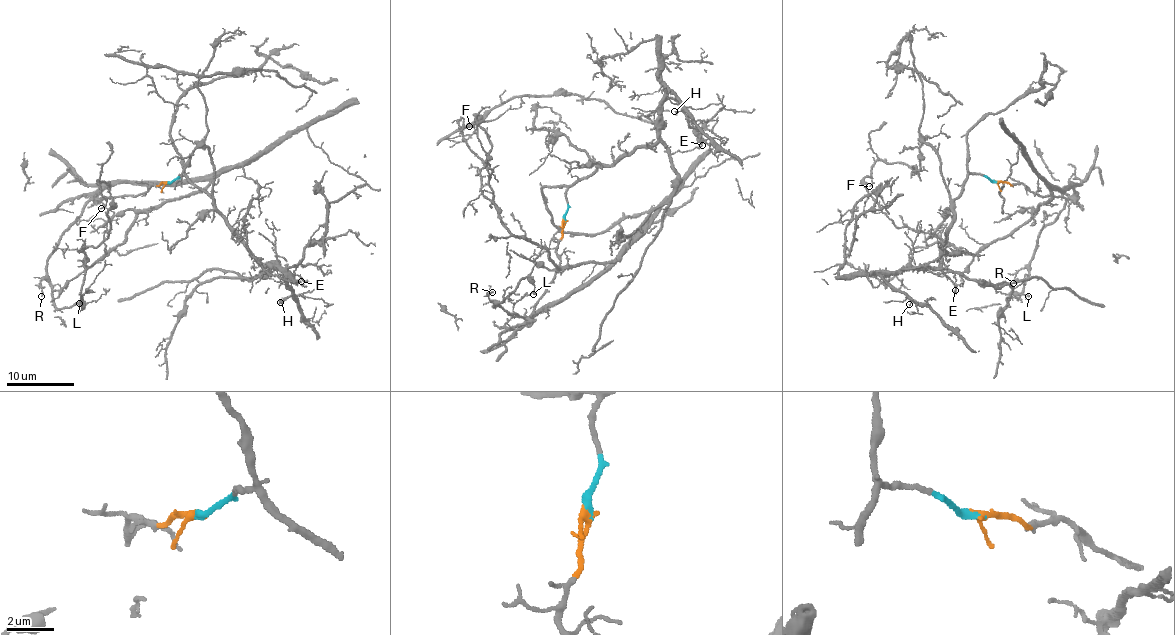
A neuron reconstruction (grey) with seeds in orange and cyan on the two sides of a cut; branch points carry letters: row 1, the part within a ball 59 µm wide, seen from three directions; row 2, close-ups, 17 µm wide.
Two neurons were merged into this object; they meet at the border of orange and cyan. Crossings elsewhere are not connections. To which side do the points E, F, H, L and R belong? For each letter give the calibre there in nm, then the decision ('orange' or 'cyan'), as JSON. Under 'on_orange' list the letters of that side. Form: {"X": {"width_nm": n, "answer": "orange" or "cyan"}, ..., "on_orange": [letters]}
{"E": {"width_nm": 150, "answer": "cyan"}, "F": {"width_nm": 110, "answer": "orange"}, "H": {"width_nm": 140, "answer": "cyan"}, "L": {"width_nm": 190, "answer": "orange"}, "R": {"width_nm": 170, "answer": "orange"}, "on_orange": ["F", "L", "R"]}

